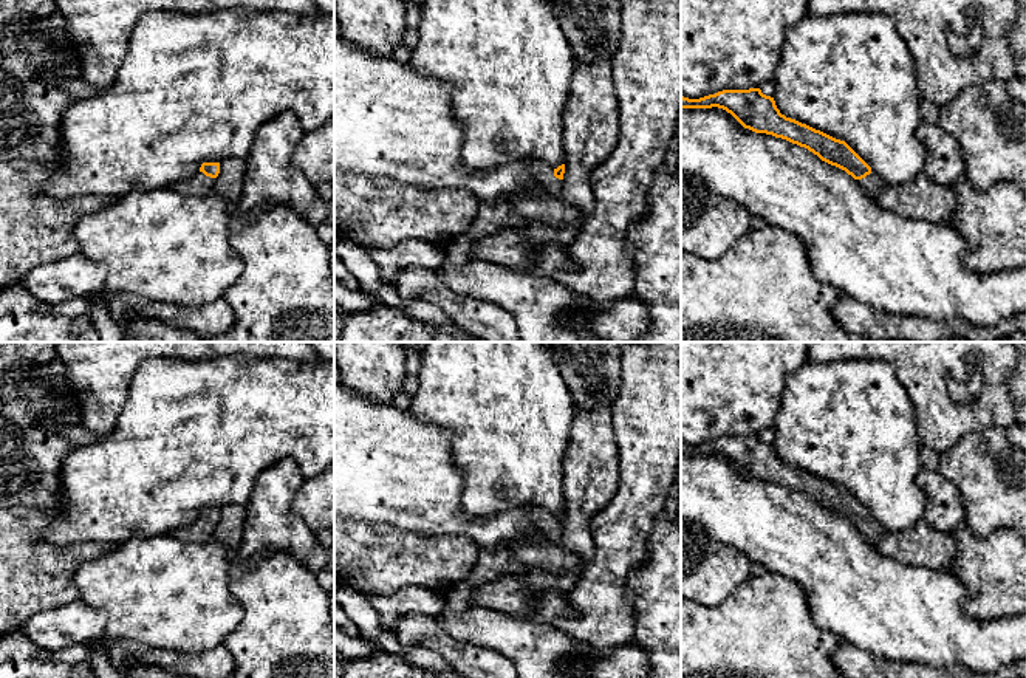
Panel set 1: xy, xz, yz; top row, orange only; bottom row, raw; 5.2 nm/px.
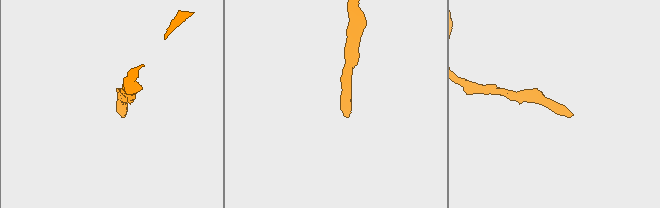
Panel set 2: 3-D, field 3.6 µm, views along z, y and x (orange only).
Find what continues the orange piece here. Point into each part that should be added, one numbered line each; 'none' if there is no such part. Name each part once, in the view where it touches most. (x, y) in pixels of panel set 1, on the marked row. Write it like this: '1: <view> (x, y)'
1: yz (872, 184)

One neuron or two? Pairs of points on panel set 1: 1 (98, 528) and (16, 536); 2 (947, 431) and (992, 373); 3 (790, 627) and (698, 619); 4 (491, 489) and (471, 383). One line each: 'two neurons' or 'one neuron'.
1: two neurons
2: one neuron
3: one neuron
4: one neuron

